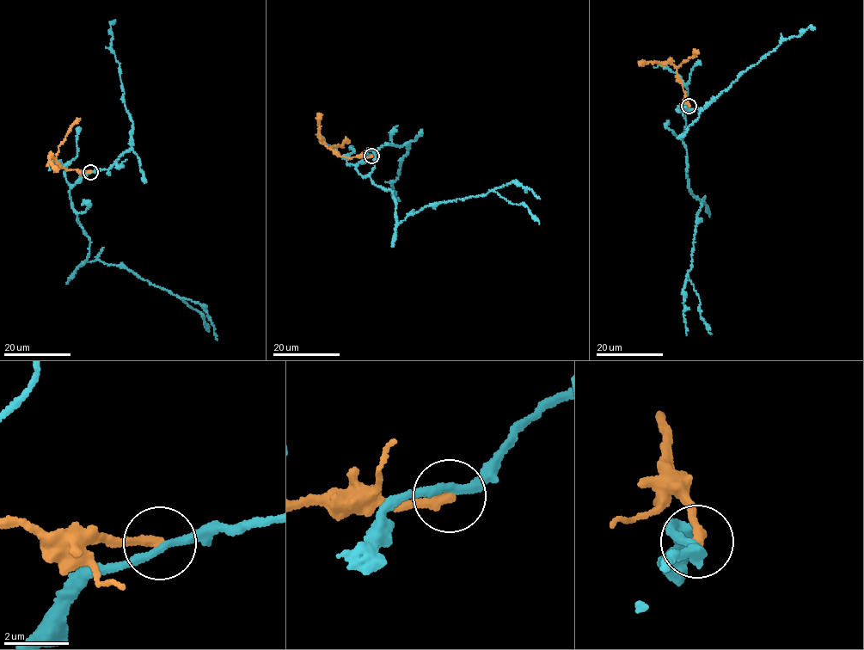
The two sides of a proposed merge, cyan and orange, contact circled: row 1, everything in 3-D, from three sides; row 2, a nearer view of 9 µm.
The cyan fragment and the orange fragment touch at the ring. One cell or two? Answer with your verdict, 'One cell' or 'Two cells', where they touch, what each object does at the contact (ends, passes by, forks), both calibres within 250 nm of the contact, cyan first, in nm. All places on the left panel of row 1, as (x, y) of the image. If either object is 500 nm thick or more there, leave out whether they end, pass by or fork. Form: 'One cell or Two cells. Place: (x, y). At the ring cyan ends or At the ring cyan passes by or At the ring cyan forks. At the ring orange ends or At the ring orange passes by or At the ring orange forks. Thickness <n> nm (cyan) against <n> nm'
Two cells. Place: (90, 172). At the ring cyan passes by. At the ring orange ends. Thickness 240 nm (cyan) against 320 nm

